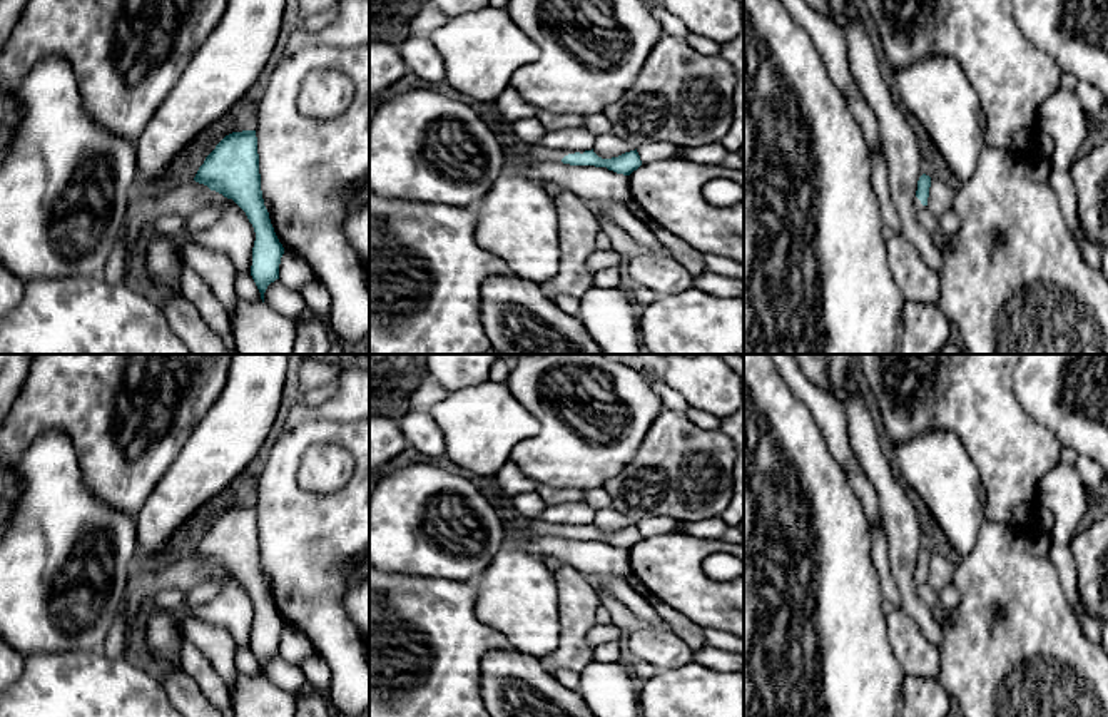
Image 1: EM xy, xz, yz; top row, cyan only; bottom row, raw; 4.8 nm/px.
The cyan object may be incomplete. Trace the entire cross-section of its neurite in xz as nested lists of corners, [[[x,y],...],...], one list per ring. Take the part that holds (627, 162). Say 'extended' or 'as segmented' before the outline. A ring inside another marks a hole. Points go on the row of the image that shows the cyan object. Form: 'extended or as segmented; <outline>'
extended; [[[541,145],[526,147],[521,157],[523,162],[563,162],[570,165],[595,165],[607,167],[617,174],[630,175],[642,165],[640,155],[635,150],[625,152],[618,157],[602,159],[593,149],[585,152],[573,150],[551,150]]]

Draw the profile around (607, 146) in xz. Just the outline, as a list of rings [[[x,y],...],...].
[[[612,132],[597,135],[593,144],[593,152],[602,159],[618,157],[630,150],[635,150],[635,149]]]

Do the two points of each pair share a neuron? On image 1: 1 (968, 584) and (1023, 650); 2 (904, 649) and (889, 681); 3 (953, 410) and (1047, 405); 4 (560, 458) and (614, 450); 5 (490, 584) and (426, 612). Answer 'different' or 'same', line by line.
1: same
2: different
3: different
4: same
5: different

